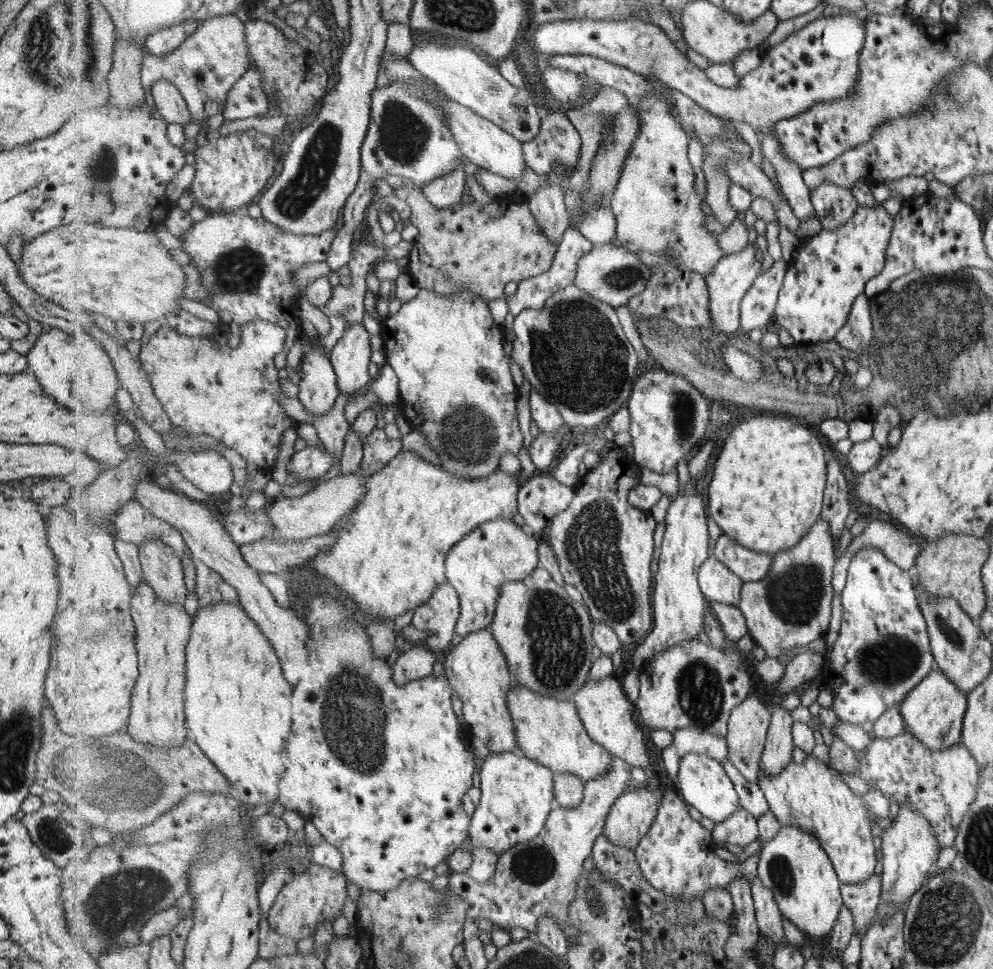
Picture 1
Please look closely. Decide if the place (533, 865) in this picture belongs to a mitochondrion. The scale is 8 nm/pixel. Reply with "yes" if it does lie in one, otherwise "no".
yes

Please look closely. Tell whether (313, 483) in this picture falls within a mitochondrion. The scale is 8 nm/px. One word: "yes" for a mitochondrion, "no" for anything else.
no

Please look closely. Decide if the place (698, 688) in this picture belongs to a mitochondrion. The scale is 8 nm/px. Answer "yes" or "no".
yes

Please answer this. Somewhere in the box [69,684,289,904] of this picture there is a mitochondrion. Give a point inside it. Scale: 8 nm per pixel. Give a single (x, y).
(155, 789)

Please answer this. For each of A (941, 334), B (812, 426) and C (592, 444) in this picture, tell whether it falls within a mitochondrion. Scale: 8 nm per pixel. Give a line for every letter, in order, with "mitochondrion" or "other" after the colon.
A: mitochondrion
B: other
C: other

